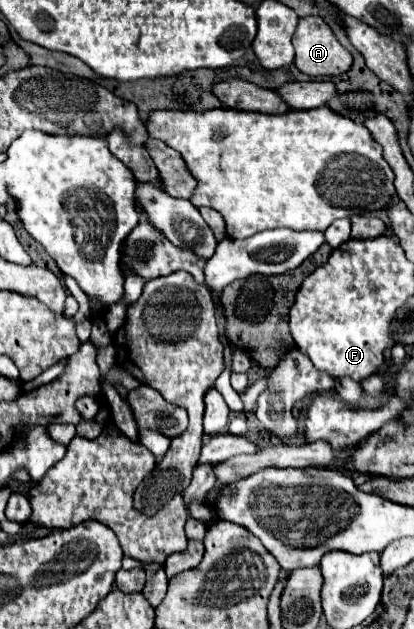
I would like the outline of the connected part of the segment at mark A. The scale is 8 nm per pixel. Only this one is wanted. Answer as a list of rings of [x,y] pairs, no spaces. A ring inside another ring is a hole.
[[[305,16],[293,34],[295,66],[309,76],[337,76],[349,70],[353,58],[337,42],[321,16]]]

